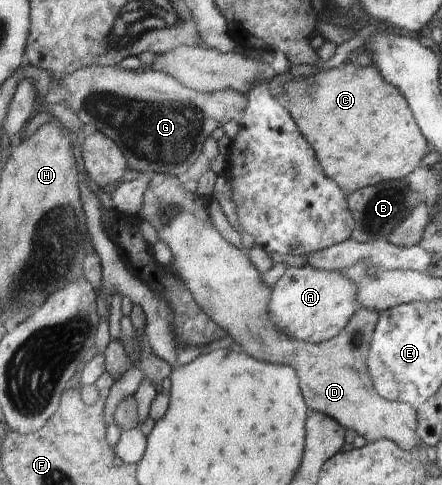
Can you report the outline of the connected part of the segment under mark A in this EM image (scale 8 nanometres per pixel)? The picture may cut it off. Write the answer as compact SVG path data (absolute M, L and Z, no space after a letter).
M287 265L285 273L272 290L269 312L273 322L292 339L308 343L320 343L337 336L346 328L360 306L357 283L340 271Z

